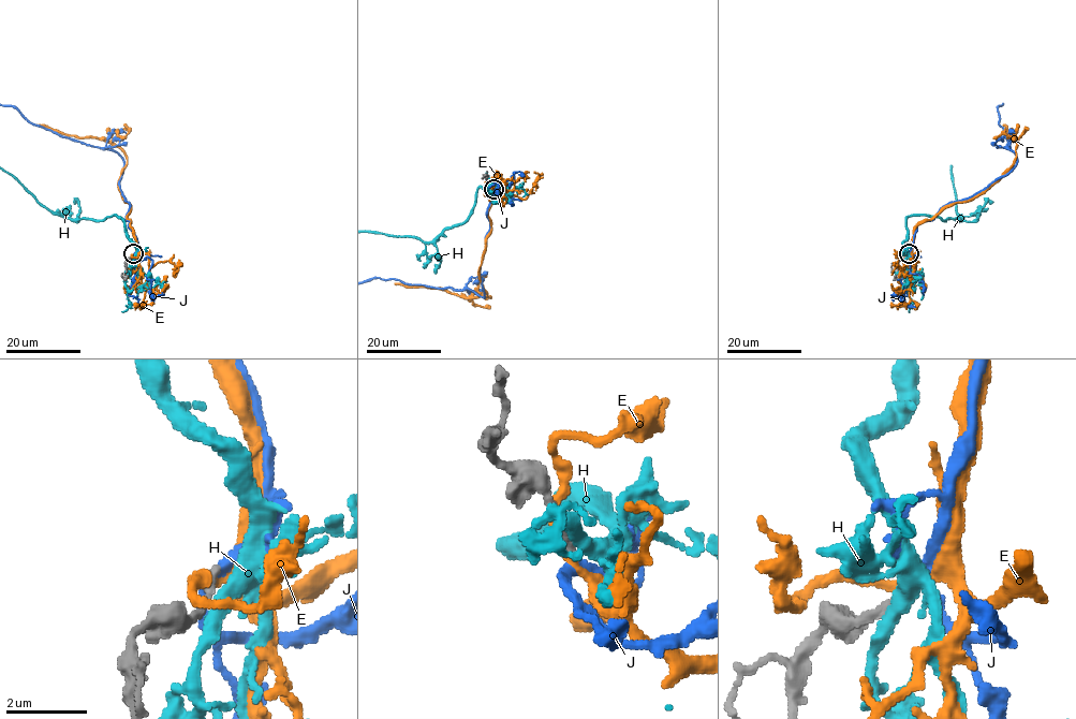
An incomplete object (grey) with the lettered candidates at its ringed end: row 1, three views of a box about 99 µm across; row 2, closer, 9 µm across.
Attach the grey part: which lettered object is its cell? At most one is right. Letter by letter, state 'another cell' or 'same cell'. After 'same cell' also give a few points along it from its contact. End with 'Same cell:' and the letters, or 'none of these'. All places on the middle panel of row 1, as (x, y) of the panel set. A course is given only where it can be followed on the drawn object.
E: another cell
H: another cell
J: another cell
Same cell: none of these

